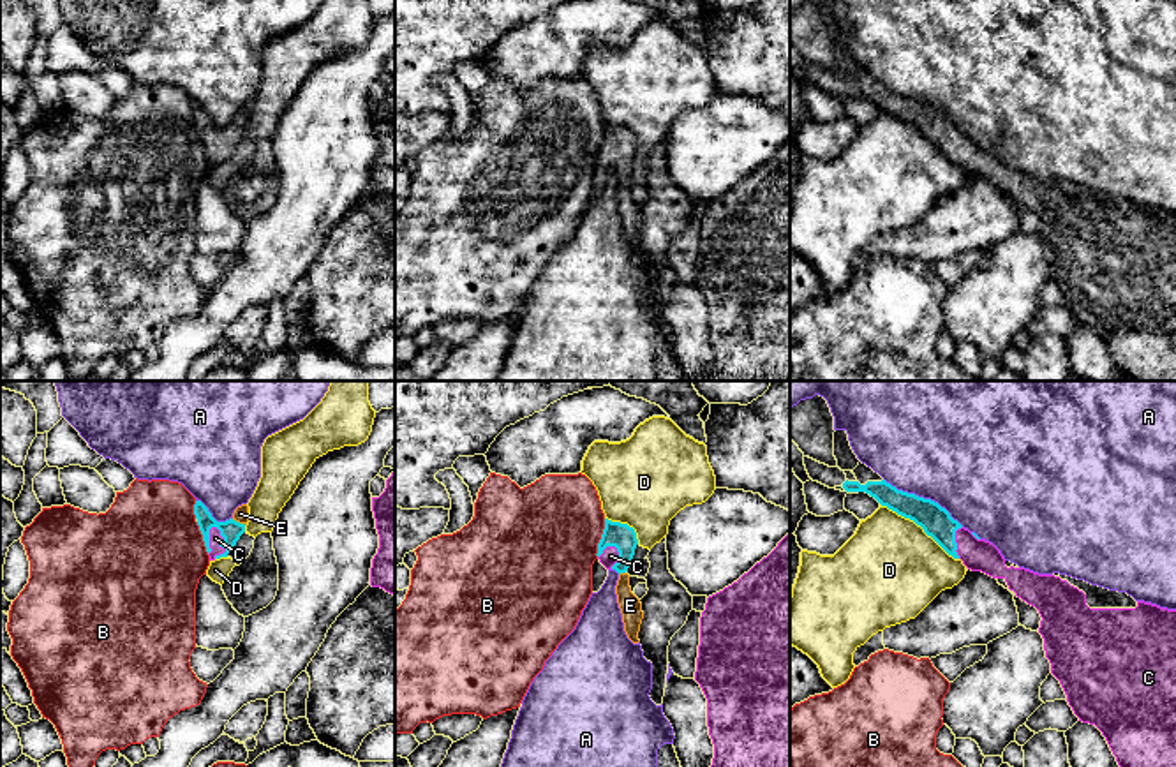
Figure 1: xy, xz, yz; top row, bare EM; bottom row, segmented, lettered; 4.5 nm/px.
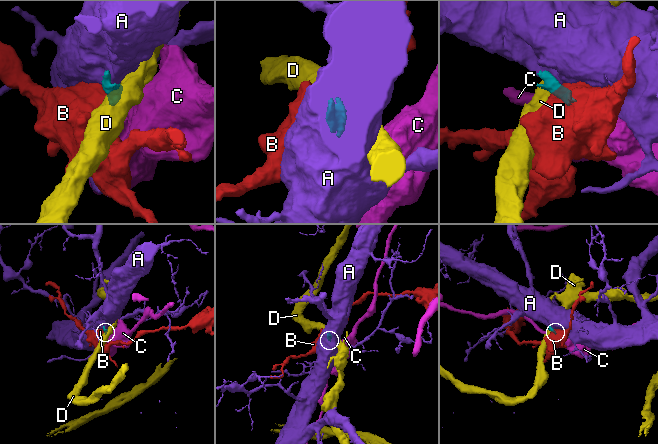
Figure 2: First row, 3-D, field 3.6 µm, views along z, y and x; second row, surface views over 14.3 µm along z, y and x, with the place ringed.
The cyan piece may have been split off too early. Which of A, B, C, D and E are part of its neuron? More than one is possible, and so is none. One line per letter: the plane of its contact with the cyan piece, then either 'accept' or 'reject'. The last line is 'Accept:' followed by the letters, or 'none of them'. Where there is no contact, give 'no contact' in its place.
A: yz | reject
B: xz | reject
C: xy | reject
D: yz | reject
E: xy | accept
Accept: E

